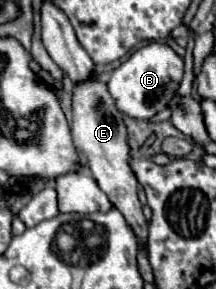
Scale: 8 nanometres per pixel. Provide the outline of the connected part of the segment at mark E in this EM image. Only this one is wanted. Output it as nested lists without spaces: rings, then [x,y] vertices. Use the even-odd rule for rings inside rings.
[[[90,80],[90,82],[74,86],[72,108],[74,108],[74,120],[72,120],[74,146],[86,156],[88,168],[92,176],[96,178],[98,186],[106,192],[114,208],[122,212],[128,226],[134,230],[138,238],[138,250],[148,252],[148,222],[142,214],[142,204],[136,194],[138,182],[128,166],[130,154],[128,154],[128,142],[126,142],[126,126],[124,126],[122,114],[114,106],[112,96],[108,94],[106,84],[100,80]]]

